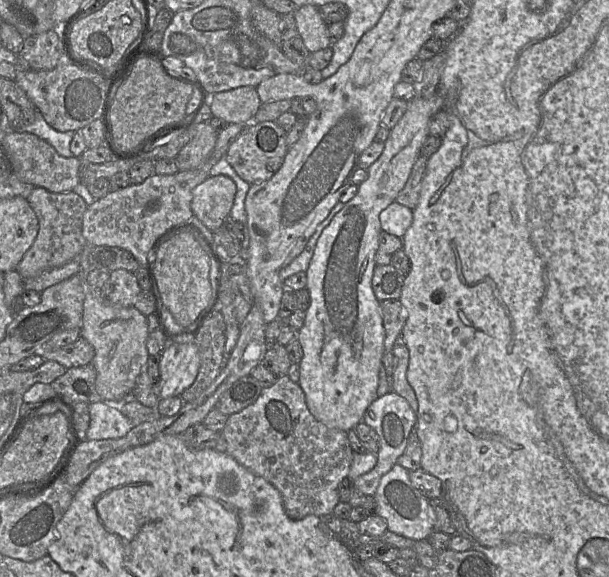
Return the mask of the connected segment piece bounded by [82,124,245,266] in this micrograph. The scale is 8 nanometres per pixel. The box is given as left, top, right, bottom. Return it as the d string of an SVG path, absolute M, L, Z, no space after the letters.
M229 124L218 132L211 155L197 169L179 170L170 175L155 173L140 184L130 184L125 188L109 192L105 197L88 205L82 224L82 234L86 242L96 246L125 249L136 258L140 266L150 266L151 249L157 241L159 239L162 241L167 234L192 223L193 189L210 176L211 167L227 153L230 145L244 128L244 124Z

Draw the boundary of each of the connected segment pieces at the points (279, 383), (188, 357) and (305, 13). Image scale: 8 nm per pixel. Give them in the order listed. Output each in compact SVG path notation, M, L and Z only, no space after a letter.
M288 376L278 377L272 386L261 390L253 404L229 416L222 435L227 454L278 489L290 519L300 520L308 515L323 517L333 513L340 502L339 485L348 476L354 453L347 432L328 428L318 421L309 411L299 383L294 383Z
M169 342L160 355L160 399L180 397L195 381L200 367L200 354L195 342Z
M315 5L298 7L294 12L298 34L310 53L331 47L328 23Z

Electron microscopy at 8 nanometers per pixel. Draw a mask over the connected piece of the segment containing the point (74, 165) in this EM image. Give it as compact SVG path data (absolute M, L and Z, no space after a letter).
M10 132L2 141L5 157L19 180L53 193L73 191L80 183L81 157L65 158L45 140L28 132Z

